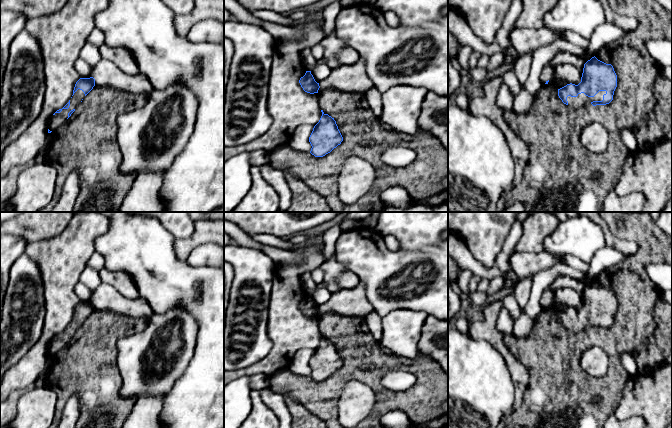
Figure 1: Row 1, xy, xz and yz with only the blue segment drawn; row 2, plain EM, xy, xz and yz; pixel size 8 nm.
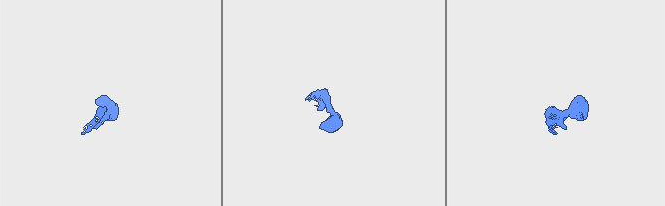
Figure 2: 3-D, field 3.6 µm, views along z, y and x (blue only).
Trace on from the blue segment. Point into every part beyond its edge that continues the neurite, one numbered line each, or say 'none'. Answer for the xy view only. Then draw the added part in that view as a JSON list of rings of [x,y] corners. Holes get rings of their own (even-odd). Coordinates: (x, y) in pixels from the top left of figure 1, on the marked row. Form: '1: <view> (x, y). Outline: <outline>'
1: xy (58, 119). Outline: [[[78,89],[72,98],[70,99],[70,106],[68,109],[62,109],[60,113],[55,113],[49,121],[48,129],[54,132],[57,128],[59,128],[68,118],[68,113],[76,109],[78,105],[81,103],[82,99],[85,97],[85,94],[82,90]]]

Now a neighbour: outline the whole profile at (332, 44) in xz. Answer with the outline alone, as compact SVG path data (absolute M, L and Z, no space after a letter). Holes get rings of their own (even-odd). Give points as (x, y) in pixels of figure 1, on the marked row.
M335 30L330 35L320 40L320 45L324 48L323 61L331 68L336 69L341 65L337 61L337 55L347 47L347 44L337 36Z

